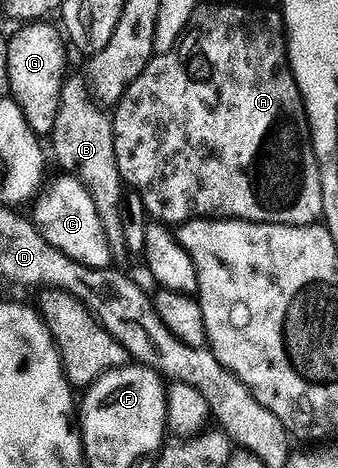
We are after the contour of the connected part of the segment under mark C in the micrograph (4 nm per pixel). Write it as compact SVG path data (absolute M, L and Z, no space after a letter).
M71 177L60 178L64 179L56 179L52 184L49 182L48 192L46 187L43 194L35 200L35 203L37 202L36 215L34 214L36 227L42 233L44 240L54 249L66 253L66 257L87 267L109 270L113 266L110 245L106 245L102 221L98 217L98 209L94 209L94 201L90 193L78 180Z

